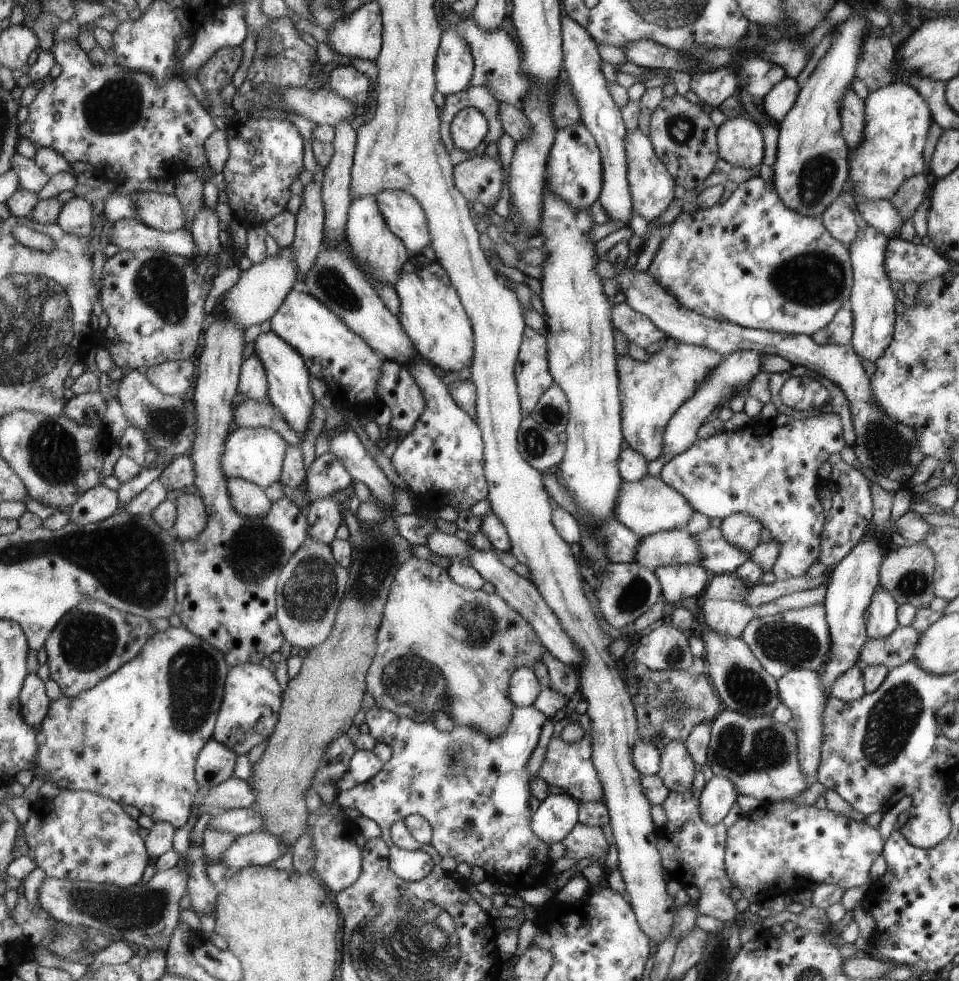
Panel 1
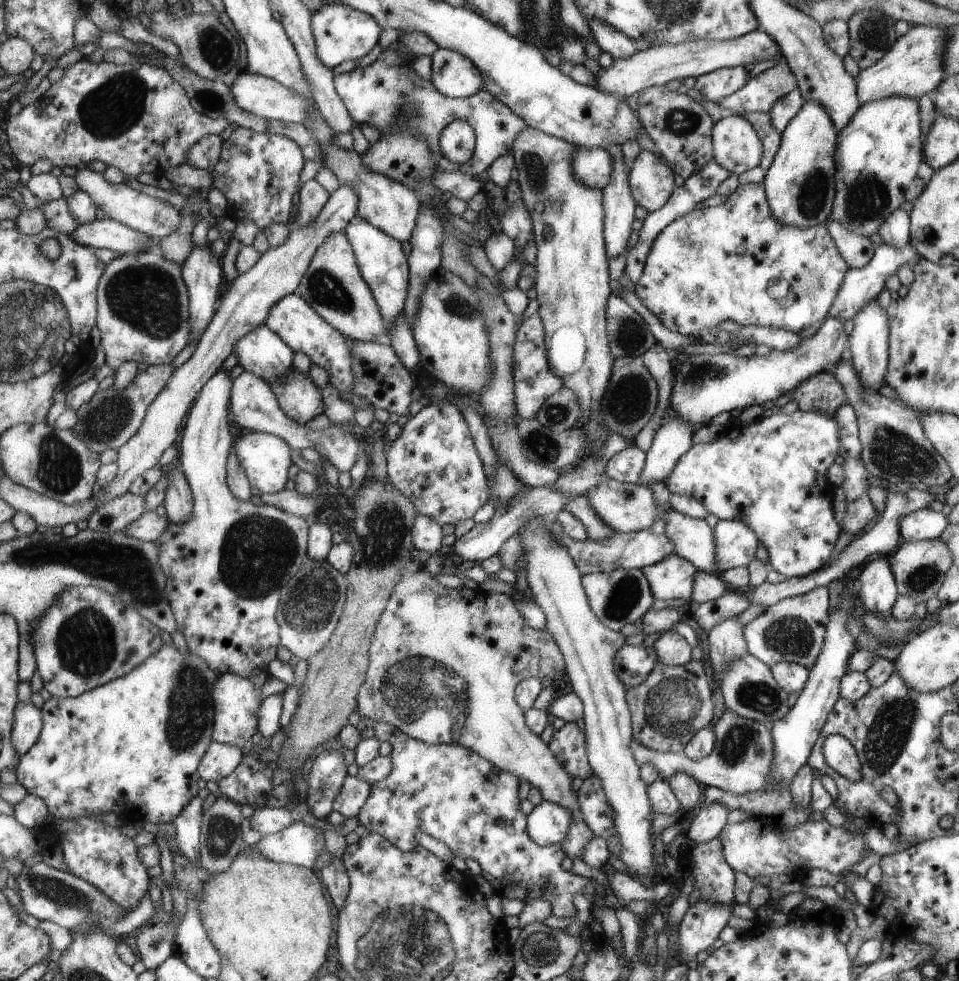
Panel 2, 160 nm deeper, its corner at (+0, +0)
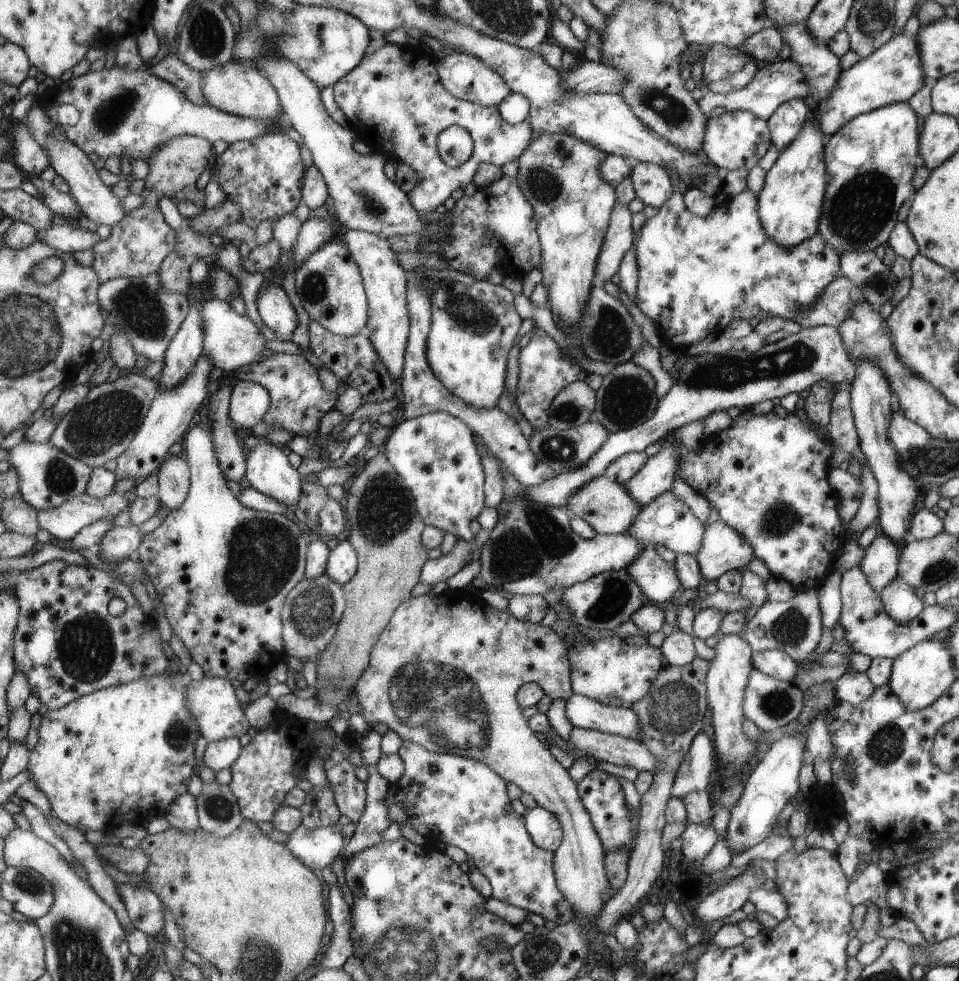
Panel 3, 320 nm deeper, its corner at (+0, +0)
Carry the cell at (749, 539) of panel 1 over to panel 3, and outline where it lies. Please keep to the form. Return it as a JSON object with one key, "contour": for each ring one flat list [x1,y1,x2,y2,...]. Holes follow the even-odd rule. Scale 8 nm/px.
{"contour":[[718,519,706,528,704,542,694,558,699,564,702,581,714,582,729,570,745,569,754,557,751,544]]}

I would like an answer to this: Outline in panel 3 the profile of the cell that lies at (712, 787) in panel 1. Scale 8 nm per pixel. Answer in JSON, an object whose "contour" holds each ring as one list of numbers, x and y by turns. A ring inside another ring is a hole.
{"contour":[[688,823,683,832,681,832,680,838,680,851,687,861,702,861,711,848,719,843,719,836,711,824]]}

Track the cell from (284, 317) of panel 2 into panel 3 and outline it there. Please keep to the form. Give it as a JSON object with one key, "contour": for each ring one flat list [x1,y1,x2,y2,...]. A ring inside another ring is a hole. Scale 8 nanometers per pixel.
{"contour":[[269,284,267,288,261,288,257,307,265,326,279,336,278,340,290,341,297,328,297,314,291,296,282,286]]}

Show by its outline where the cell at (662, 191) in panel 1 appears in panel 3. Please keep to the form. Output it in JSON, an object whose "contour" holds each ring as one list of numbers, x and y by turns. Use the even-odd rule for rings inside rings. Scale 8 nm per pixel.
{"contour":[[637,162,630,178,635,198,644,206,659,209,673,194,668,173,657,164]]}

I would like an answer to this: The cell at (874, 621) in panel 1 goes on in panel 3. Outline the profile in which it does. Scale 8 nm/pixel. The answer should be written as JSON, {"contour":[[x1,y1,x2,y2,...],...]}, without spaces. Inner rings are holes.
{"contour":[[876,536,876,538,865,548,865,556,861,558,859,570,863,572,867,584,871,590,878,595,883,588,896,576,897,548,887,536]]}

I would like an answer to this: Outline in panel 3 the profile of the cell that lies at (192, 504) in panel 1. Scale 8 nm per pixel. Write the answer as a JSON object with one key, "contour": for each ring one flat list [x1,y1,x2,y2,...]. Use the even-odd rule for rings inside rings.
{"contour":[[183,454,170,456,158,471,158,498,170,511,179,510,190,492,191,469]]}

